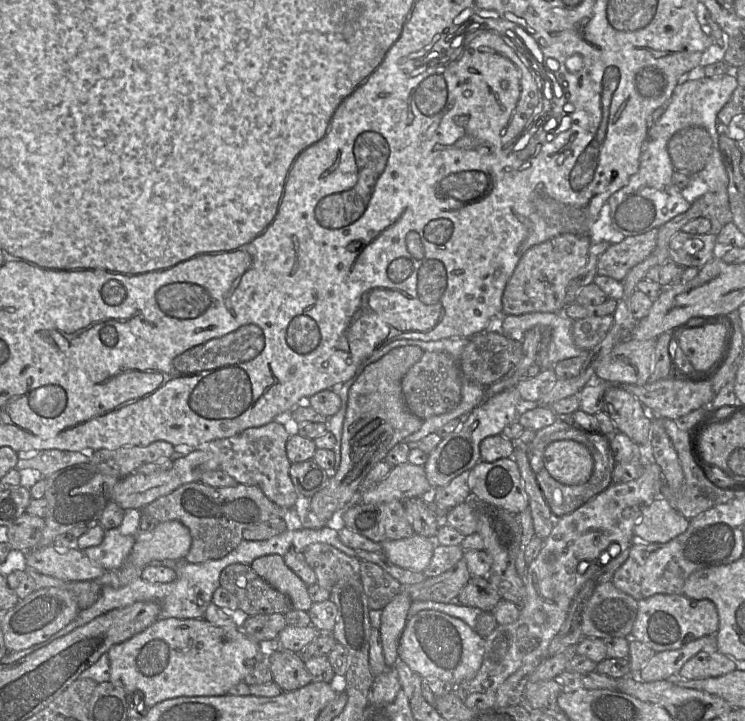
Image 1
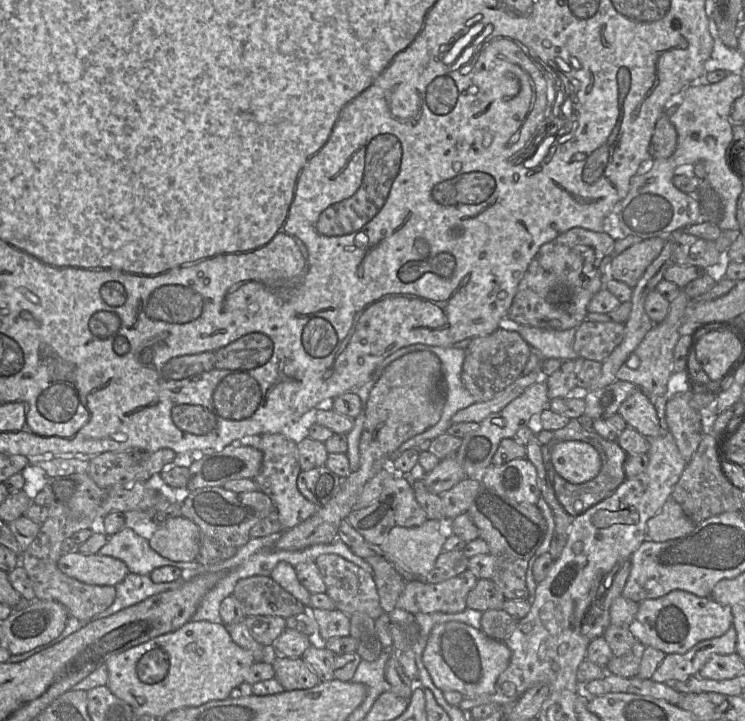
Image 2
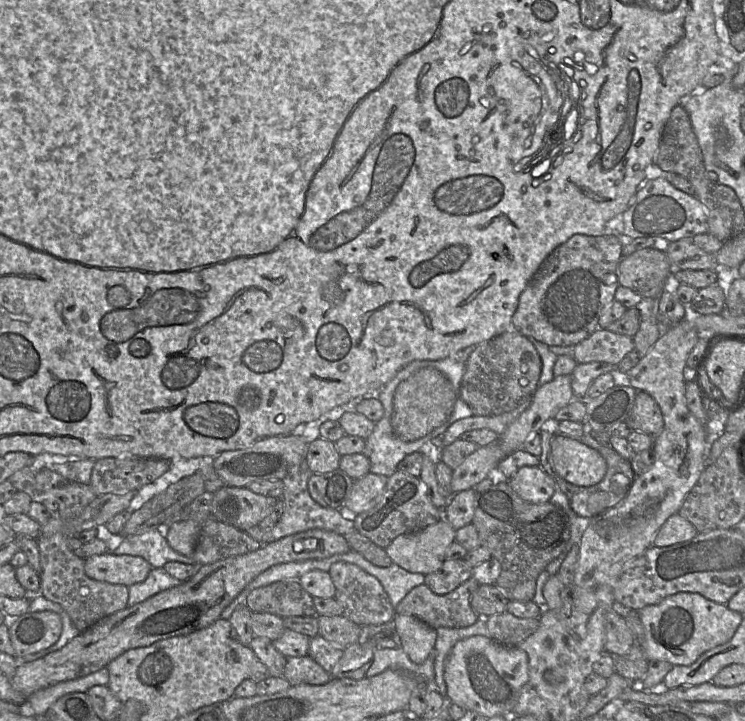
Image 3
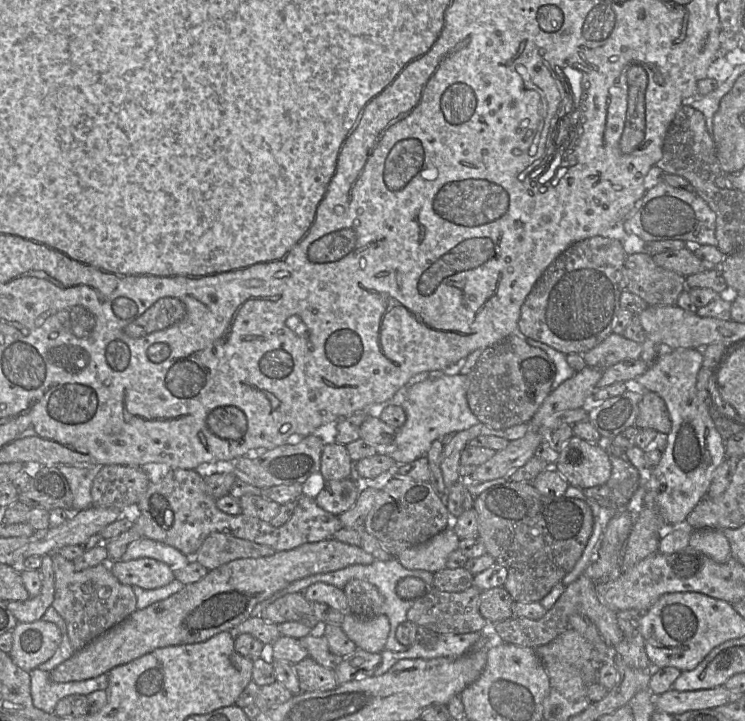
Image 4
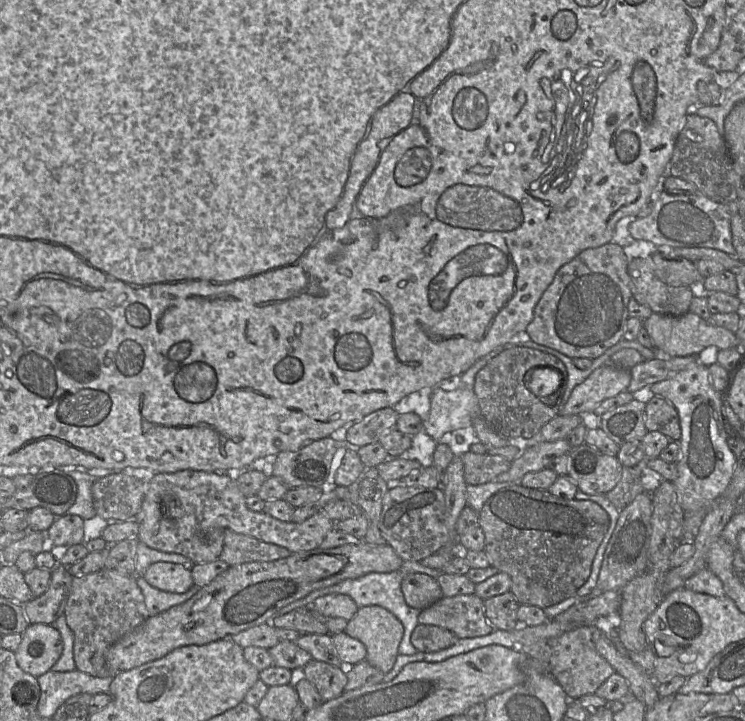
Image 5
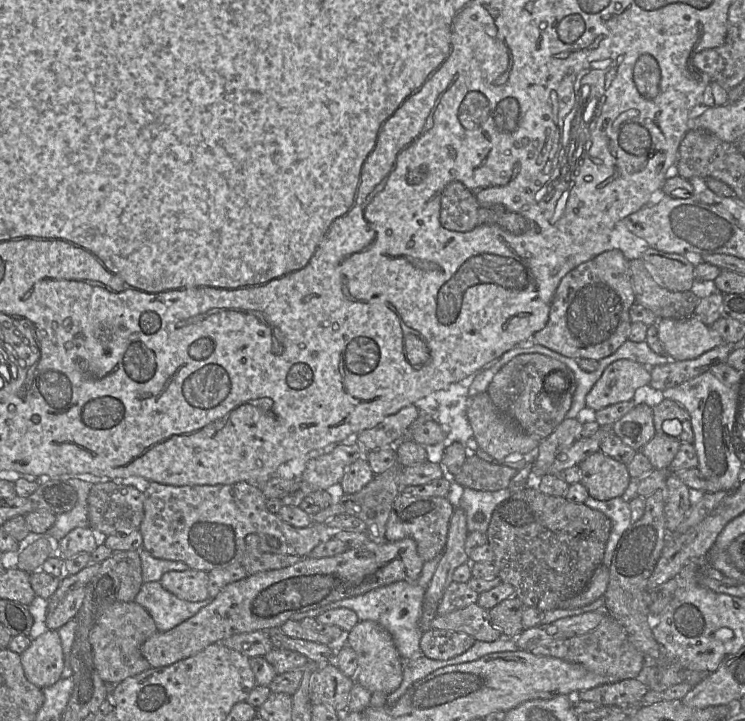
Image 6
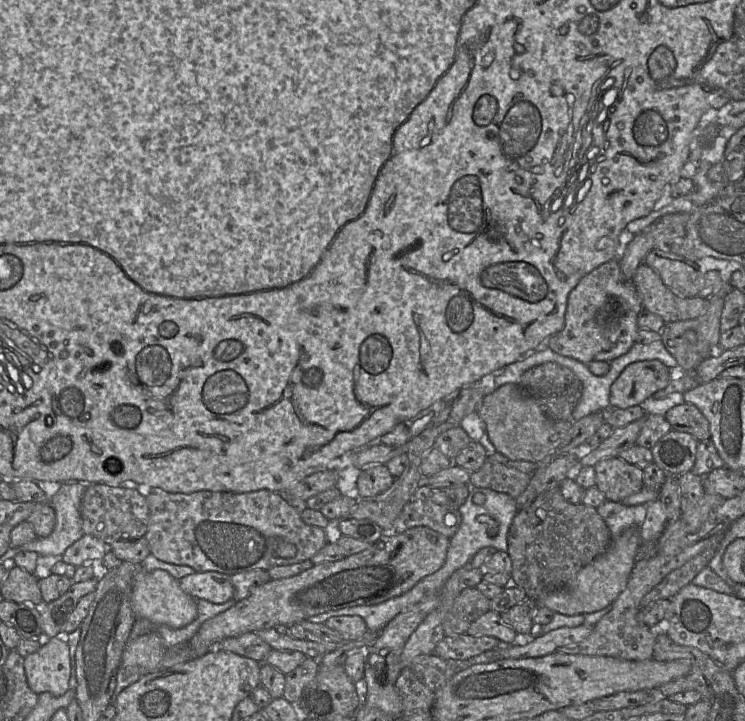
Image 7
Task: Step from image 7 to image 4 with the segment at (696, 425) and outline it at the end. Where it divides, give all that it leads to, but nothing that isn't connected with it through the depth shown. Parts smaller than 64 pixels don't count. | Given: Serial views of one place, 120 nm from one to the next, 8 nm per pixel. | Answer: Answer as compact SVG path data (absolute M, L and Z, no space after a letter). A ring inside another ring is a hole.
M646 389L638 391L641 391L642 398L639 402L635 426L639 429L654 429L659 433L668 434L671 430L671 419L664 400L658 394Z

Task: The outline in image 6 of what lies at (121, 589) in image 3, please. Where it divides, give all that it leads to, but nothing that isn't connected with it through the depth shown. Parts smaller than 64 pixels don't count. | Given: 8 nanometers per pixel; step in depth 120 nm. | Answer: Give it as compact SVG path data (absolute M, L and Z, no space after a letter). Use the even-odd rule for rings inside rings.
M136 601L116 602L97 620L89 634L93 662L103 681L117 684L128 677L135 676L151 668L141 653L143 643L158 632L149 613Z

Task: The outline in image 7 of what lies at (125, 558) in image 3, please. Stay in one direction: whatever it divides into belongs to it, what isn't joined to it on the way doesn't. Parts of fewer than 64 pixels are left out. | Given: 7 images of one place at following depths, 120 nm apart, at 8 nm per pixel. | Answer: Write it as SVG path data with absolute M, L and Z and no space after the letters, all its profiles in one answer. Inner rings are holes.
M216 571L195 572L179 580L181 589L195 599L222 604L234 598L230 575Z

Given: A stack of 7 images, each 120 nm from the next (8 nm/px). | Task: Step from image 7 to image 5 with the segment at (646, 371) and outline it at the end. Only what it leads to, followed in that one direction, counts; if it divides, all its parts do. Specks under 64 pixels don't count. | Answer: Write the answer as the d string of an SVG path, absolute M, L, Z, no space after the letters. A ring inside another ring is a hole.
M604 365L594 370L589 377L577 385L568 400L559 410L560 415L592 413L607 398L627 391L631 382L629 369Z

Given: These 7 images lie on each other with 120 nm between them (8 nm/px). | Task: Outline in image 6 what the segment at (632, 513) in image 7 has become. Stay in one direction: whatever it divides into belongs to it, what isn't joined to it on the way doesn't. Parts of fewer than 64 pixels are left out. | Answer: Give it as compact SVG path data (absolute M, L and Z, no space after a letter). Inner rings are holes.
M589 496L589 498L585 500L584 504L592 509L601 511L611 520L611 531L606 543L602 562L603 565L608 567L619 539L632 524L629 501L623 497L615 497L602 501Z

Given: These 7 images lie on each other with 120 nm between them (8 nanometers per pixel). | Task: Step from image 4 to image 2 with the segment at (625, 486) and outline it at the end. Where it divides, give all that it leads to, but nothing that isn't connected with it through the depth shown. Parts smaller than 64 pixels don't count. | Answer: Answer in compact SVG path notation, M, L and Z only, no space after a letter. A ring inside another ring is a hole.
M570 419L565 427L553 431L553 443L562 441L581 441L590 444L597 450L602 461L601 470L595 478L585 483L572 484L563 479L555 470L551 460L551 446L542 445L543 462L557 500L569 515L576 517L611 496L626 480L624 463L627 454L617 442L607 440L596 432L587 431L579 422L579 419Z

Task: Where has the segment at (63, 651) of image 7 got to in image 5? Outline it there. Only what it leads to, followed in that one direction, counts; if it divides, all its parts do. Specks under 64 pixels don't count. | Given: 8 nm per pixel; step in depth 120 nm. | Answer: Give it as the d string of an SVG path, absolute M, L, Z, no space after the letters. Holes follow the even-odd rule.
M29 624L14 652L17 664L35 678L51 670L63 651L58 630L49 624Z

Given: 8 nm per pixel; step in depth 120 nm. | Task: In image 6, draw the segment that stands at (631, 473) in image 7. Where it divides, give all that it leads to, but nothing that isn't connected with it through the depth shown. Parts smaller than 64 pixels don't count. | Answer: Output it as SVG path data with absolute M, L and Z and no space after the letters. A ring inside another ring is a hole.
M602 452L589 455L579 468L580 483L588 490L589 496L602 501L621 497L632 479L626 464Z

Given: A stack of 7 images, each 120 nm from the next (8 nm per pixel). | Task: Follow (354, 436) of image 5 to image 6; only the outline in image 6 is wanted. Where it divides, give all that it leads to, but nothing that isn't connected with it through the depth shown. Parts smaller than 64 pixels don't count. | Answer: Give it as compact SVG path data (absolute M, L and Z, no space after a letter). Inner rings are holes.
M412 404L397 413L384 418L379 424L359 432L354 441L362 444L366 450L381 450L395 447L404 438L409 438L411 425L419 416L419 410Z

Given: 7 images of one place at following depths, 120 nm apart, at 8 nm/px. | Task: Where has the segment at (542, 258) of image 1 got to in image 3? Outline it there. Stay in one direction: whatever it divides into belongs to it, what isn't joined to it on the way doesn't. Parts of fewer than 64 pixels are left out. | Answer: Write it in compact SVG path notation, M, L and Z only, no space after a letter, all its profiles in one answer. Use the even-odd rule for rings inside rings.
M614 234L571 236L545 258L522 291L512 317L512 330L548 346L574 347L595 331L603 329L599 325L600 316L615 300L615 292L620 285L617 269L622 257L622 244Z

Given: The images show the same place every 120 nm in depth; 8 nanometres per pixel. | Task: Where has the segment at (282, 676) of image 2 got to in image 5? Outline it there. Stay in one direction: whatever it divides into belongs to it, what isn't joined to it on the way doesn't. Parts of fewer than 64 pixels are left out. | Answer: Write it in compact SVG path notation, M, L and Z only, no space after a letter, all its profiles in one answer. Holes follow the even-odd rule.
M314 659L306 664L300 675L315 687L323 701L339 697L347 684L345 666L334 667Z

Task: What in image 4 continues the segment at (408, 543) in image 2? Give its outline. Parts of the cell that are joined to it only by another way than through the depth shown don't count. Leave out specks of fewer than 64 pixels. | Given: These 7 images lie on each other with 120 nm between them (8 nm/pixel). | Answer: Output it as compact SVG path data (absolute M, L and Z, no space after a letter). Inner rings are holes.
M449 527L424 543L410 547L396 558L408 570L436 573L446 568L449 555L458 549L460 539Z

